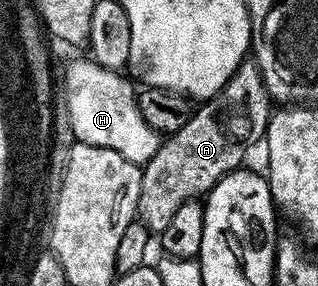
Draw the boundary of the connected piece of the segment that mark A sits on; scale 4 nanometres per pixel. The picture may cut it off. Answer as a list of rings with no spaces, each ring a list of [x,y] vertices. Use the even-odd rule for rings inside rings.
[[[245,59],[228,82],[193,112],[182,131],[171,134],[142,166],[136,211],[149,234],[166,231],[170,218],[182,203],[203,198],[220,181],[245,164],[244,156],[265,140],[274,102],[266,91],[262,71],[255,60]]]

